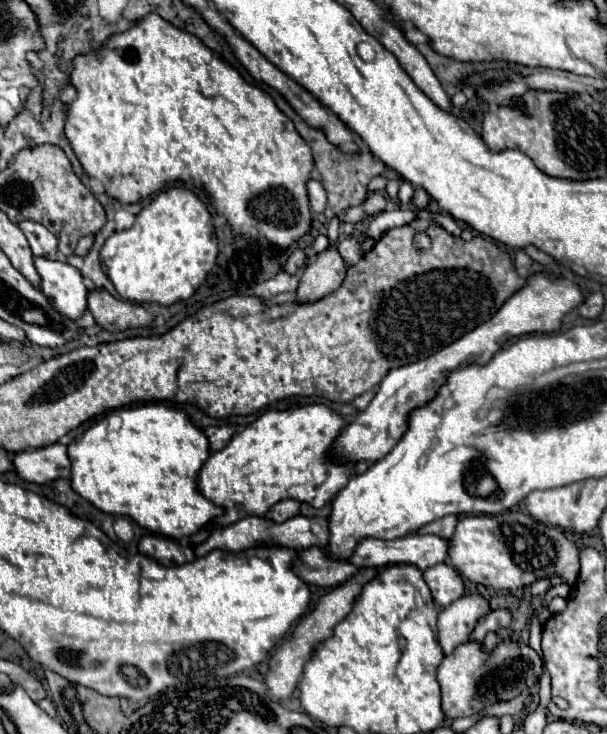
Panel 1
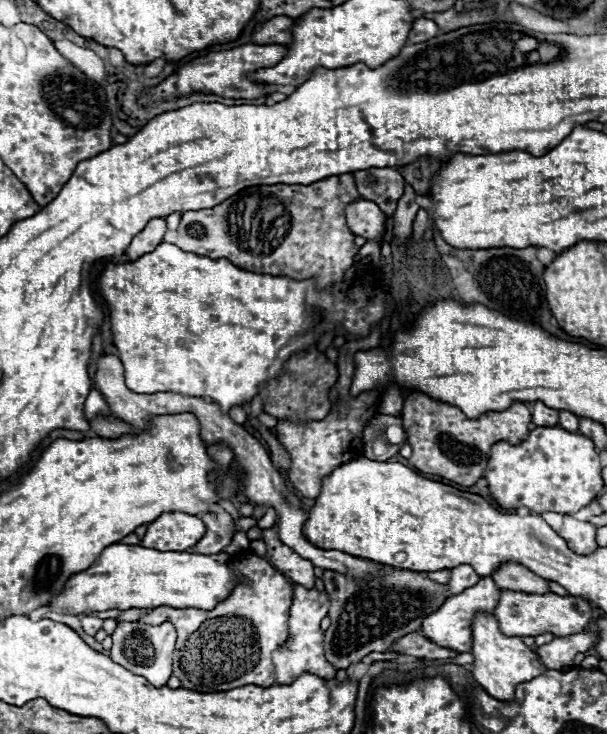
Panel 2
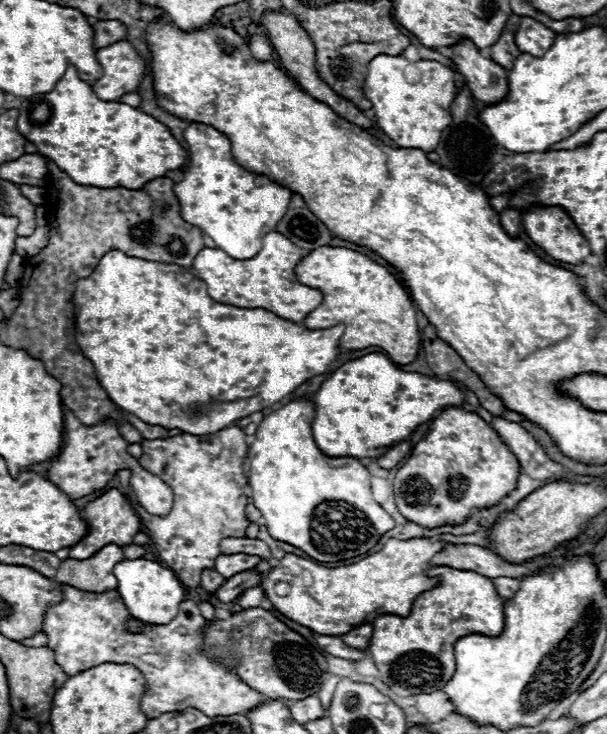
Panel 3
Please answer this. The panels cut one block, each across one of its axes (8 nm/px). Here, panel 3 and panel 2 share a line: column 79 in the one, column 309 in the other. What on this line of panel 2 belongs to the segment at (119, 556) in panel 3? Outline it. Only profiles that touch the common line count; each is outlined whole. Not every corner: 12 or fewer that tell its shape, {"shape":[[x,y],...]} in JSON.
{"shape":[[262,530],[268,562],[294,584],[314,588],[314,564]]}

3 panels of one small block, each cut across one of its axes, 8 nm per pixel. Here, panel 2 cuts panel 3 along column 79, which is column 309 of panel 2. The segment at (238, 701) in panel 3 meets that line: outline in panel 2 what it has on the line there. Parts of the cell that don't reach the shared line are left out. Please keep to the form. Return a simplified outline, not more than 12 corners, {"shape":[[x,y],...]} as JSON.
{"shape":[[294,584],[288,640],[272,654],[276,680],[336,670],[322,654],[330,598]]}

